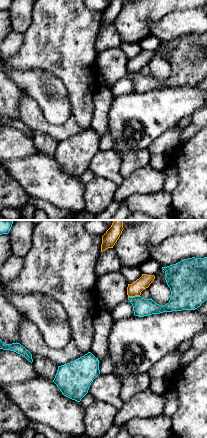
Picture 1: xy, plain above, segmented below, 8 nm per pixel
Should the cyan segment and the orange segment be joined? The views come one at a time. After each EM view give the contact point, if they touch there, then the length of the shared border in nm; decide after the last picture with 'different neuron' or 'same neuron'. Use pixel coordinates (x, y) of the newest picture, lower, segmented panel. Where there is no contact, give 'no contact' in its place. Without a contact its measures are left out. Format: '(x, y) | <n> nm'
(133, 297) | 100 nm

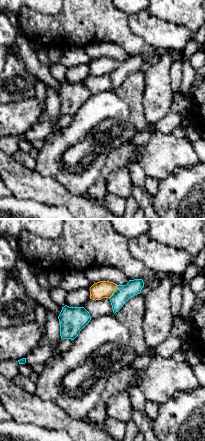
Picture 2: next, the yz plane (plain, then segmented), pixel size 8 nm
(114, 292) | 130 nm

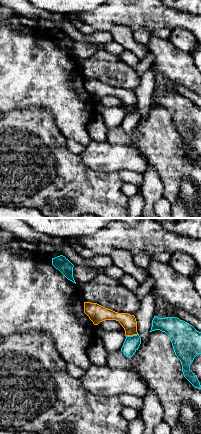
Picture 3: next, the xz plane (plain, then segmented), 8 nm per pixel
(131, 336) | 100 nm

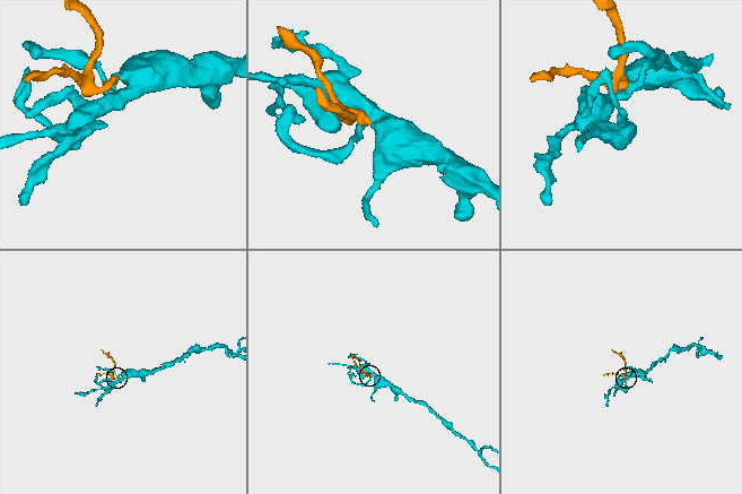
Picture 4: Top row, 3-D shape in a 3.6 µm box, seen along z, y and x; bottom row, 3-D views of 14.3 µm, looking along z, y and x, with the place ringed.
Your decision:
same neuron

